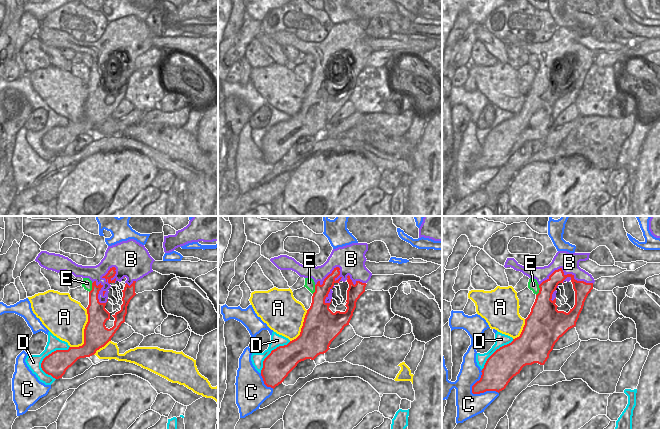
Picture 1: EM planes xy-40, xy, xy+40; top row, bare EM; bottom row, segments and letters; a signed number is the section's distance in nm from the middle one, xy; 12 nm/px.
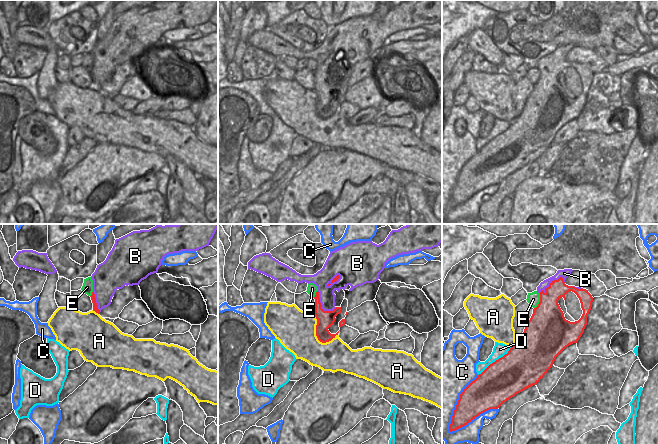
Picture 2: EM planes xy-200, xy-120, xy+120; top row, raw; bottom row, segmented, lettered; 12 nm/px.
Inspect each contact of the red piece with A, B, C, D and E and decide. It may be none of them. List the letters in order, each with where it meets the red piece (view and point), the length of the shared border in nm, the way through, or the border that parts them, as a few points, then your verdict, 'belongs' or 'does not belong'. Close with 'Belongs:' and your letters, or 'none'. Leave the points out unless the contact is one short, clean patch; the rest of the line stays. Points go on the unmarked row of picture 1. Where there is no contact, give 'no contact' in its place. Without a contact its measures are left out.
A: meets red in xy-40 at (84, 108); contact 500 nm long; does not belong
B: meets red in xy+40 at (567, 50); contact 650 nm long; belongs
C: meets red in xy+40 at (474, 169); contact 360 nm long; does not belong
D: meets red in xy-40 at (52, 128); contact 440 nm long; does not belong
E: meets red in xy+40 at (539, 66); contact 140 nm long; does not belong
Belongs: B

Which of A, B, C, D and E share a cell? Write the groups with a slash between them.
A / B / C / D / E

